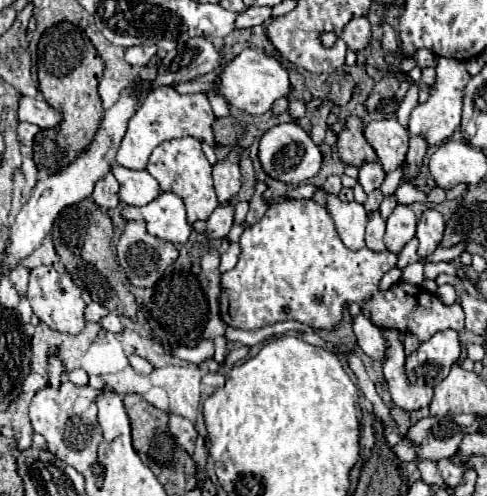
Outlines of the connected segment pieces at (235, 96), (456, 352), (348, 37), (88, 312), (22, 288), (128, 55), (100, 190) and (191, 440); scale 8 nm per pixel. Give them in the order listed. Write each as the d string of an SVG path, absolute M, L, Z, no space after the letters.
M253 48L243 50L239 56L235 56L231 62L223 66L223 70L217 74L217 90L219 94L235 108L259 116L271 110L273 102L281 96L289 96L291 84L289 84L289 74L287 70L275 60L273 56L267 56L263 52L257 52Z
M443 330L433 334L427 342L405 358L405 374L413 384L439 384L447 374L453 362L461 356L461 342L455 330Z
M355 18L351 20L345 30L343 30L343 40L347 42L347 46L353 52L361 52L369 46L371 42L371 26L367 22L367 18Z
M91 302L91 304L87 304L85 306L85 320L91 320L91 322L99 322L103 316L107 316L109 314L109 310L107 308L103 308L101 304L97 304L97 302Z
M17 266L11 274L9 274L9 280L13 284L13 288L17 290L19 296L25 296L27 292L27 280L29 280L29 270L25 266Z
M131 46L125 50L125 60L133 68L141 68L143 64L149 64L149 60L157 54L155 46Z
M109 172L107 176L103 176L97 184L95 190L91 194L91 200L95 204L99 204L99 208L105 212L109 208L119 206L119 182L115 180L115 176Z
M171 414L171 418L169 418L169 430L171 430L173 436L177 438L177 442L179 442L189 454L193 454L193 450L195 450L195 440L197 440L197 430L195 430L195 426L193 426L189 420L185 420L185 418L177 416L177 414Z

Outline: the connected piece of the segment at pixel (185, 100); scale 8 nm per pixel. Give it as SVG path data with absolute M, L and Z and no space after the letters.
M171 86L155 88L147 94L143 104L137 108L135 116L129 120L125 138L121 142L121 148L117 152L117 162L131 170L143 170L147 166L149 154L155 146L159 146L165 140L181 138L181 136L193 136L197 140L205 140L209 146L213 146L213 124L215 116L213 110L203 94L177 94Z

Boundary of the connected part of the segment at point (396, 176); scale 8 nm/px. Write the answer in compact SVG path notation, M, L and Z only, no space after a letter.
M407 162L396 170L386 173L383 184L380 187L384 196L393 195L395 193L400 184L400 178L403 176L404 166L407 166Z

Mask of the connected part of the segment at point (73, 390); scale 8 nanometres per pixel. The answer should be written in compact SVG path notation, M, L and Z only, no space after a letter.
M63 380L61 388L43 388L39 390L31 404L29 416L33 430L43 434L47 440L47 448L65 464L73 466L77 472L85 474L97 462L97 446L103 440L103 430L97 422L97 396L101 390L91 386L75 386L69 380Z

